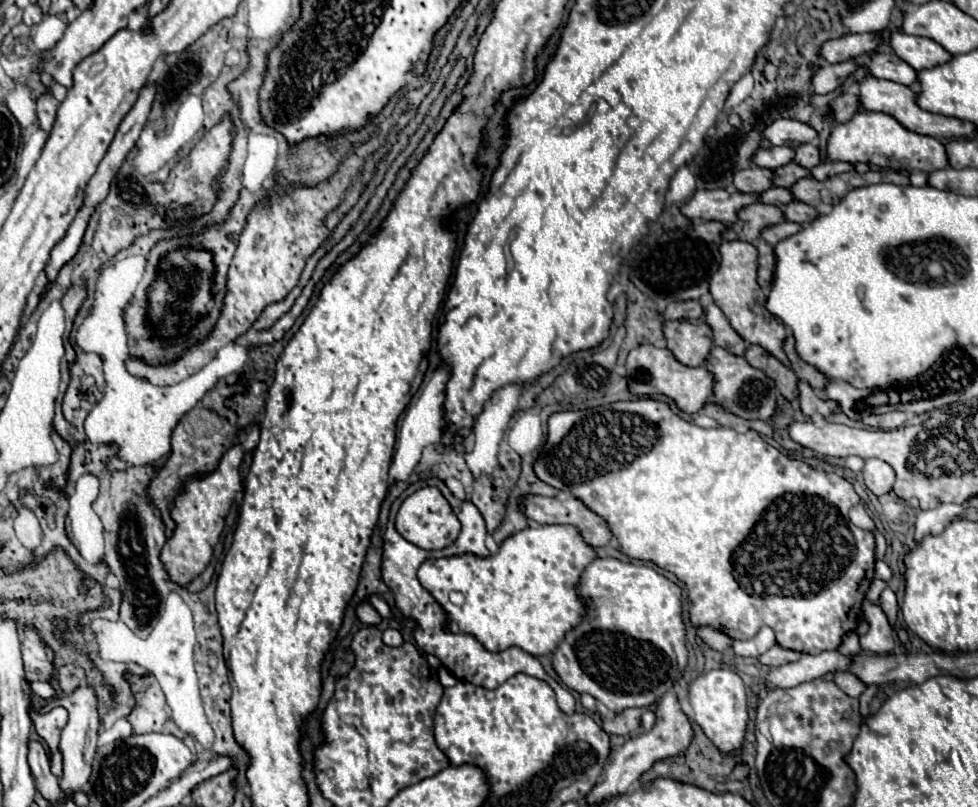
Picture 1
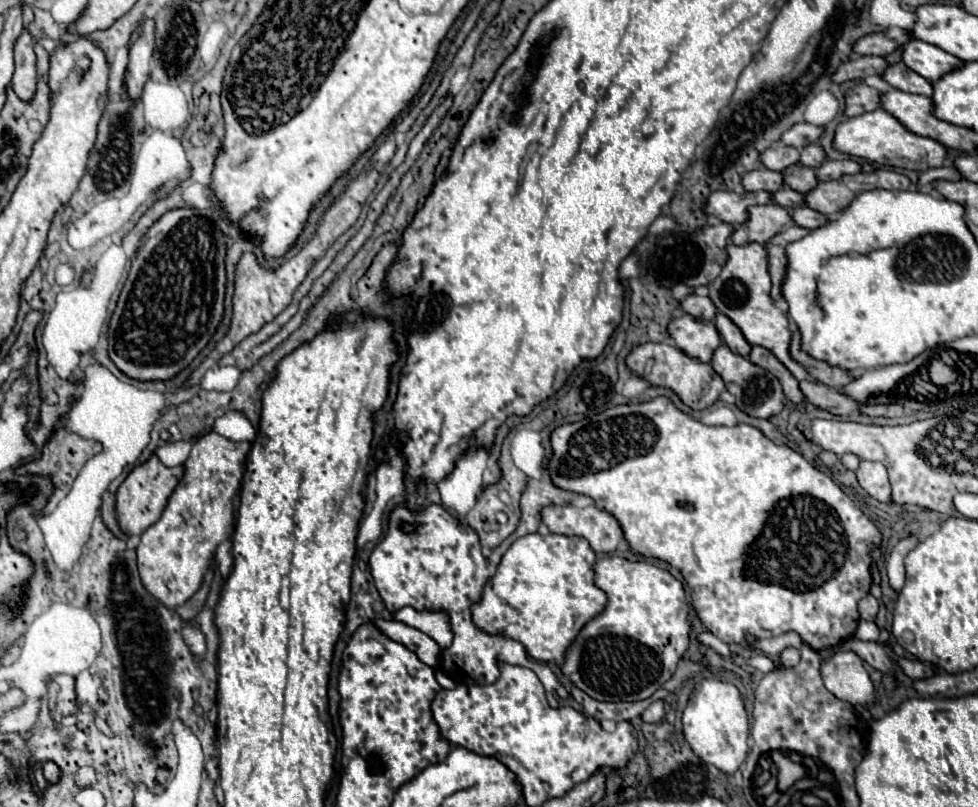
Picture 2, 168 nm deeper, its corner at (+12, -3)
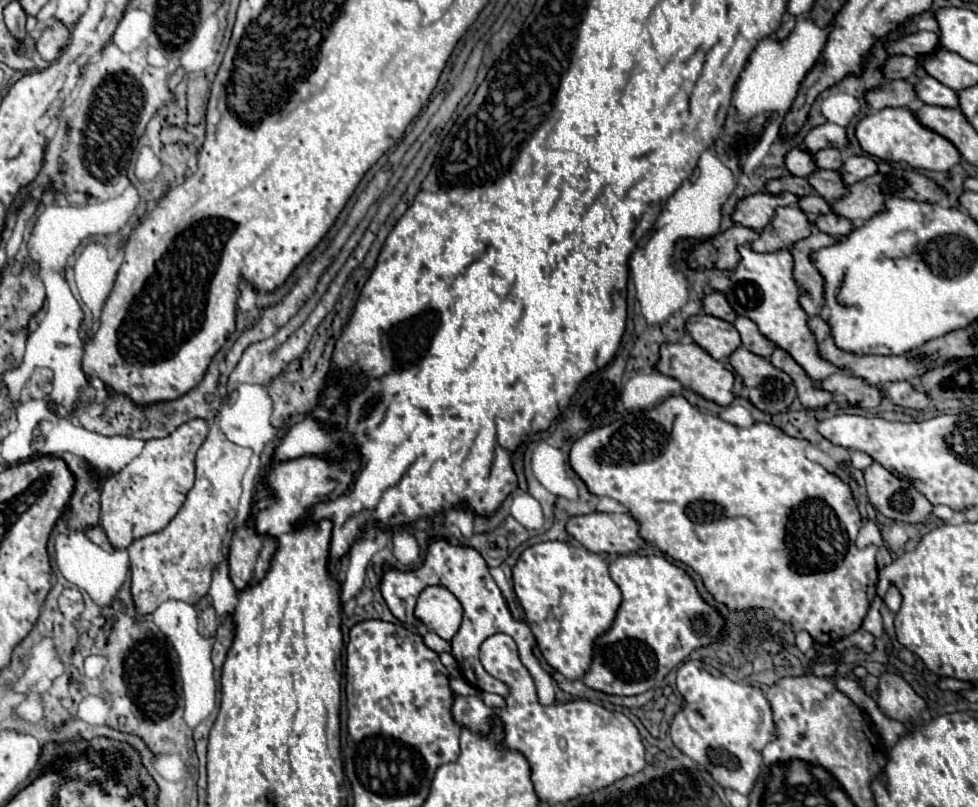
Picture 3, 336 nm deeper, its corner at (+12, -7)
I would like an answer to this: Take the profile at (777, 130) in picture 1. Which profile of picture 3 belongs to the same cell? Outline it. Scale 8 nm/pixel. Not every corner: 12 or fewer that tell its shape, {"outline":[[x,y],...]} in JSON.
{"outline":[[818,125],[804,137],[804,149],[812,155],[826,147],[846,145],[844,127]]}

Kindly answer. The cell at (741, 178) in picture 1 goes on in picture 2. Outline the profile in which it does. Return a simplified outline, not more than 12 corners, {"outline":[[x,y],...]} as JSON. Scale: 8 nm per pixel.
{"outline":[[762,167],[746,173],[746,191],[776,193],[784,175]]}

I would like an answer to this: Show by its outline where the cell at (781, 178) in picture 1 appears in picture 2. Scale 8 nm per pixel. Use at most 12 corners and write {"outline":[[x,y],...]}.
{"outline":[[792,165],[784,173],[784,183],[800,193],[818,185],[816,171]]}

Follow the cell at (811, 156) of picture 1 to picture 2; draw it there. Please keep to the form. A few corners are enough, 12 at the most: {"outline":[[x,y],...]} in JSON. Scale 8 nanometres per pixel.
{"outline":[[822,145],[802,149],[800,163],[818,169],[826,161]]}

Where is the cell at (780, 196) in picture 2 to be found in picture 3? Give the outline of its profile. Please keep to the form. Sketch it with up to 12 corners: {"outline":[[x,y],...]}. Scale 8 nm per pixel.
{"outline":[[818,195],[800,197],[800,207],[810,219],[830,211]]}

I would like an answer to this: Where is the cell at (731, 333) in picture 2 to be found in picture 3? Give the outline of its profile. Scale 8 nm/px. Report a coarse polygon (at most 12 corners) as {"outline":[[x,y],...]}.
{"outline":[[738,317],[734,327],[742,345],[760,357],[770,357],[776,349],[760,335],[748,317]]}

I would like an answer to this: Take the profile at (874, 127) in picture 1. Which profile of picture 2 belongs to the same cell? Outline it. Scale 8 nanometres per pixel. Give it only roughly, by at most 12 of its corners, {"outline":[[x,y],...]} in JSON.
{"outline":[[882,107],[840,123],[838,151],[880,165],[942,167],[948,149]]}

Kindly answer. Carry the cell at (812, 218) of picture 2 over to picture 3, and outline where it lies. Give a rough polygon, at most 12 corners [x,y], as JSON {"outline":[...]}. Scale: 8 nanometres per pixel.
{"outline":[[836,213],[812,221],[820,231],[844,237],[852,223]]}

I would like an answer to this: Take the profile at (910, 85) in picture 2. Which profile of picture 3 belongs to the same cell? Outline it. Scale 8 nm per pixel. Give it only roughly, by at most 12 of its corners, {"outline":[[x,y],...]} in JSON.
{"outline":[[934,77],[914,83],[916,97],[926,105],[958,107],[956,91]]}

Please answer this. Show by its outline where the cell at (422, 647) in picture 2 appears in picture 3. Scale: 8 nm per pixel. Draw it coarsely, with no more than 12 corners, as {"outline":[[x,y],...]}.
{"outline":[[424,633],[424,645],[442,653],[450,651],[450,643],[436,633]]}

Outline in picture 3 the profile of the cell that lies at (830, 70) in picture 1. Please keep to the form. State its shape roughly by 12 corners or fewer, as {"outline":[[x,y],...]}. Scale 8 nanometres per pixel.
{"outline":[[892,55],[882,67],[886,81],[910,79],[918,67],[914,57]]}

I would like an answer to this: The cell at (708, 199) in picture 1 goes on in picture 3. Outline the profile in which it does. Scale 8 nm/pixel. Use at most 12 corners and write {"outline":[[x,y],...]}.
{"outline":[[756,193],[740,199],[730,217],[760,233],[780,205],[798,197]]}

